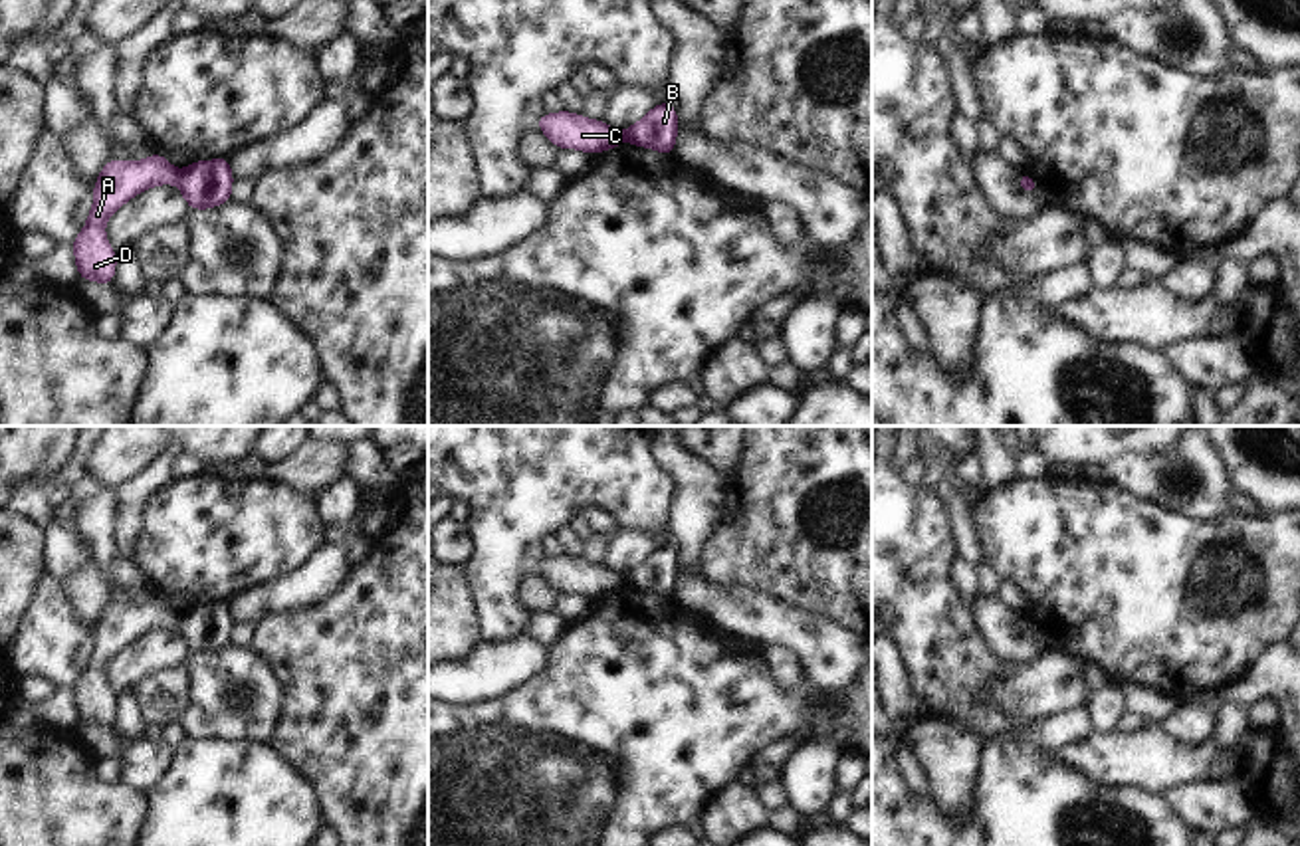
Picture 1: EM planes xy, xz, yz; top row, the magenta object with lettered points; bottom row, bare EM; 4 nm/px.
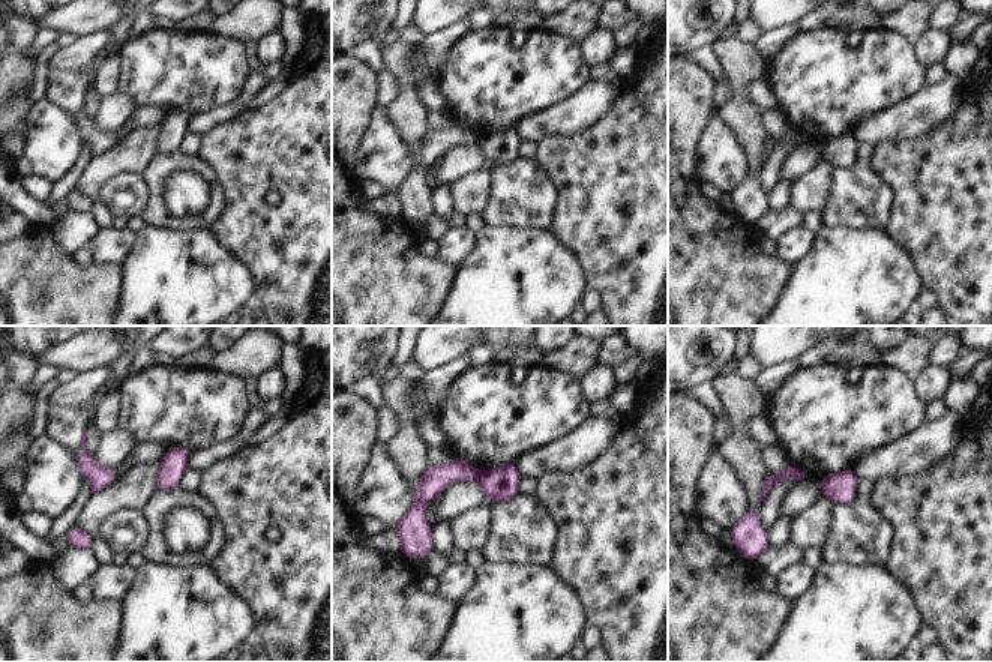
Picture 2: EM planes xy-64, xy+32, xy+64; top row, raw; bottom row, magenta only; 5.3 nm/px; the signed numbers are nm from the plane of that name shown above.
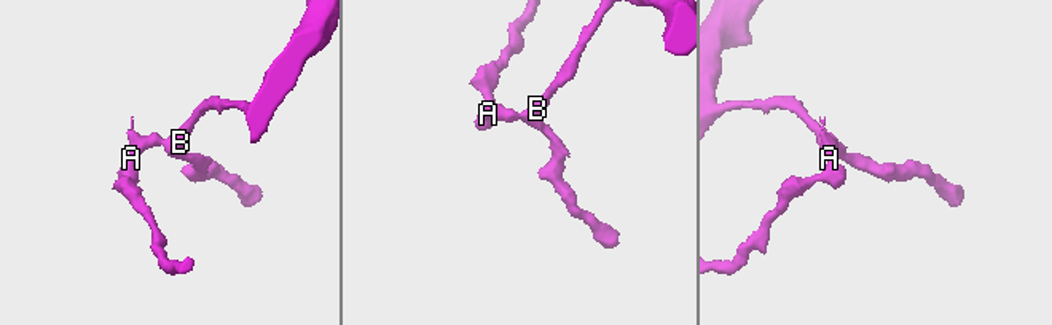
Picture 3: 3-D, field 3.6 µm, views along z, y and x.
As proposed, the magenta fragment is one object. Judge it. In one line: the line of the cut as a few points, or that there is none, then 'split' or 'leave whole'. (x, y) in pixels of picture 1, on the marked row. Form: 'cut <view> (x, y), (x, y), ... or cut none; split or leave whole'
cut xy (181, 171), (175, 183); split

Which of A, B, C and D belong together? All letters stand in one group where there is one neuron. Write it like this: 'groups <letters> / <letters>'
groups A C D / B

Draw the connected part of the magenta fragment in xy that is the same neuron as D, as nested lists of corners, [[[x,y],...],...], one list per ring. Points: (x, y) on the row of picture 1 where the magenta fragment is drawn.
[[[153,153],[145,160],[109,159],[93,184],[93,206],[85,226],[71,242],[77,277],[111,285],[117,252],[107,242],[105,222],[143,190],[176,184],[178,176],[180,170],[161,153]]]

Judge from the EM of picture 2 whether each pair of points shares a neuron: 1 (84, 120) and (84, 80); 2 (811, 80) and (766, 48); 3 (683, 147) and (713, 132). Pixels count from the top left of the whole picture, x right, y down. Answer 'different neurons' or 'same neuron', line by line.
1: same neuron
2: different neurons
3: different neurons

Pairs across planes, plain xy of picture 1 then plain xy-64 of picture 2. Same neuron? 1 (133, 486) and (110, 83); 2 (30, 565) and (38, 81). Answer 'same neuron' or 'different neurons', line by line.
1: same neuron
2: different neurons

